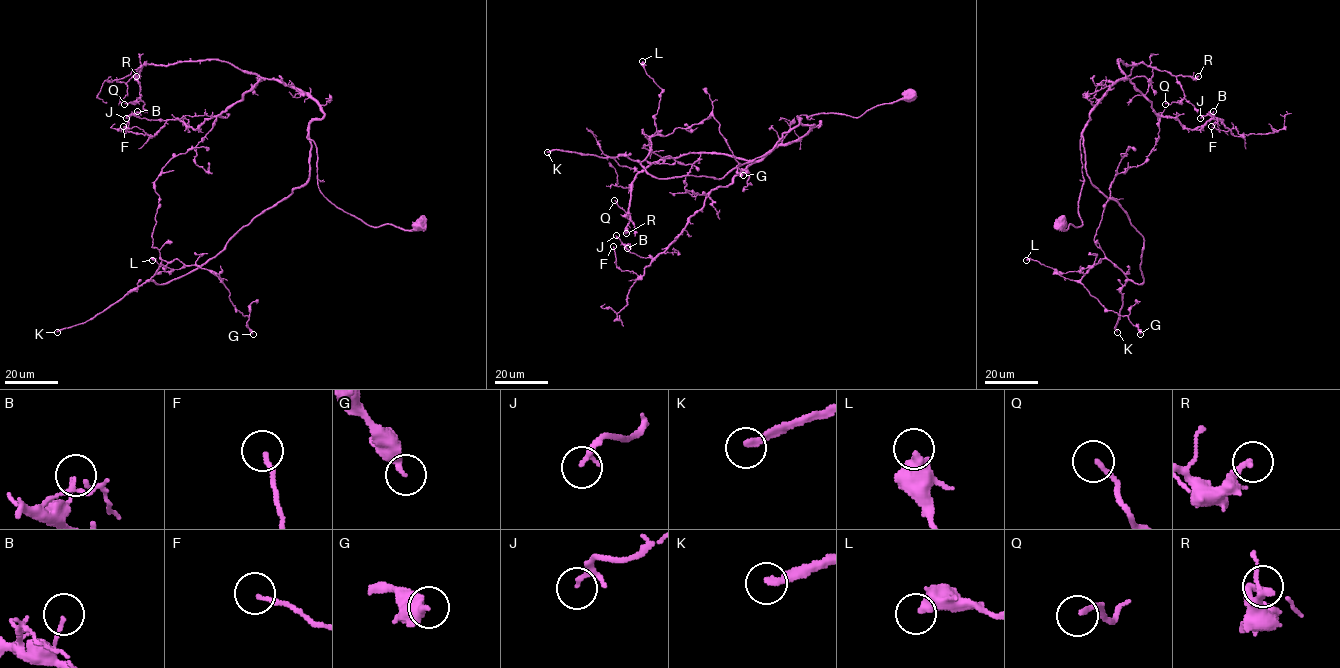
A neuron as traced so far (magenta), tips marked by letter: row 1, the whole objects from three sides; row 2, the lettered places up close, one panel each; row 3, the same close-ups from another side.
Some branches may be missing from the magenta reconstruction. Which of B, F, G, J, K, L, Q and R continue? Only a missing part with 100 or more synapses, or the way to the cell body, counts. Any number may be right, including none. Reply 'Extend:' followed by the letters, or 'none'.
Extend: K

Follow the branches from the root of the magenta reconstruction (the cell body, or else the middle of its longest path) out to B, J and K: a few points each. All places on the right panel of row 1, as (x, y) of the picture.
B: (1059, 226), (1082, 224), (1079, 140), (1114, 83), (1128, 79), (1157, 114), (1186, 128), (1222, 120), (1213, 111)
J: (1059, 226), (1082, 224), (1079, 140), (1111, 85), (1128, 79), (1157, 114), (1186, 128), (1222, 120), (1200, 118)
K: (1059, 226), (1082, 224), (1081, 136), (1090, 182), (1120, 205), (1144, 239), (1143, 281), (1121, 287), (1117, 332)

